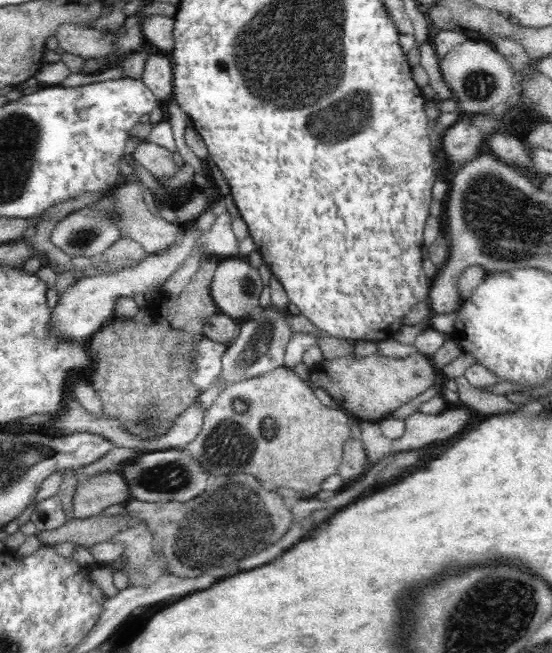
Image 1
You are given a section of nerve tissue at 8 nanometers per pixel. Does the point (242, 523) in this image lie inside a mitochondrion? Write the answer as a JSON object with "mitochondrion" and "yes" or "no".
{"mitochondrion":"yes"}

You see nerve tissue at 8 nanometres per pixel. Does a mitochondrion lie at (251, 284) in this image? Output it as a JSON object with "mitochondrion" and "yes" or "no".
{"mitochondrion":"yes"}

